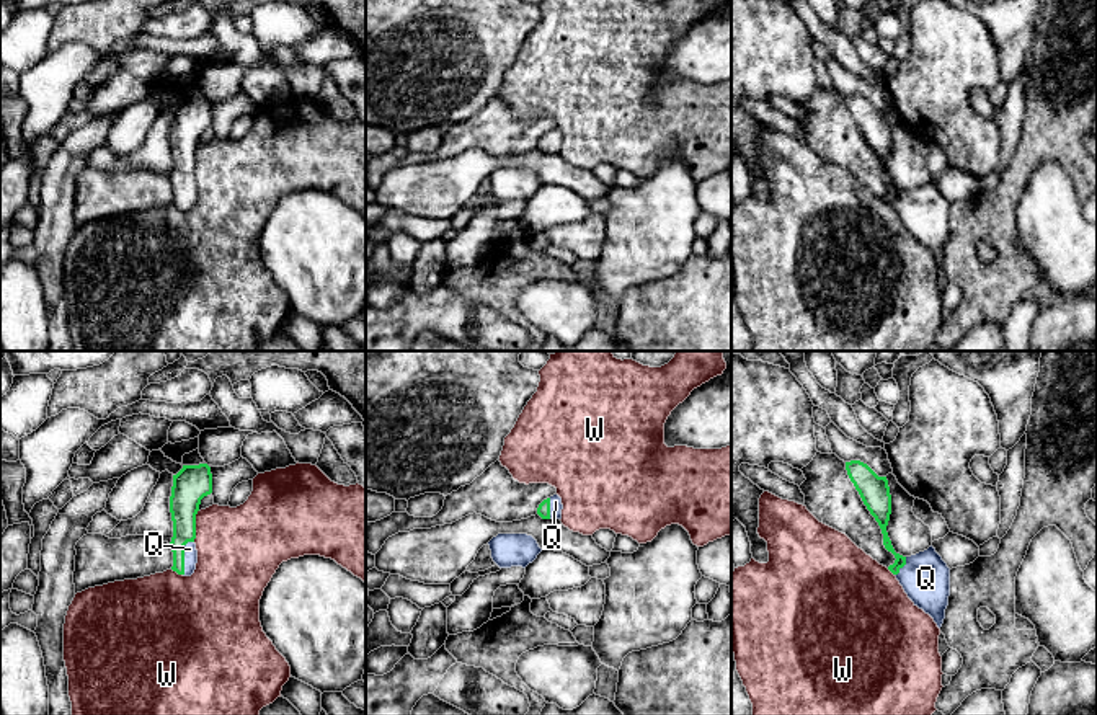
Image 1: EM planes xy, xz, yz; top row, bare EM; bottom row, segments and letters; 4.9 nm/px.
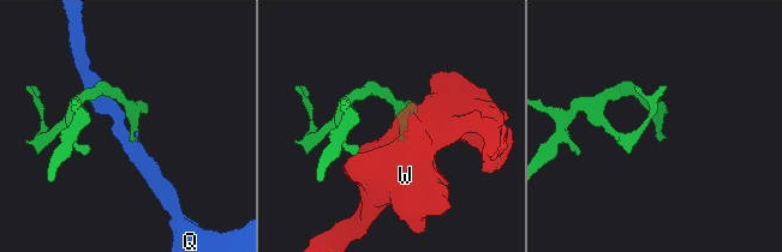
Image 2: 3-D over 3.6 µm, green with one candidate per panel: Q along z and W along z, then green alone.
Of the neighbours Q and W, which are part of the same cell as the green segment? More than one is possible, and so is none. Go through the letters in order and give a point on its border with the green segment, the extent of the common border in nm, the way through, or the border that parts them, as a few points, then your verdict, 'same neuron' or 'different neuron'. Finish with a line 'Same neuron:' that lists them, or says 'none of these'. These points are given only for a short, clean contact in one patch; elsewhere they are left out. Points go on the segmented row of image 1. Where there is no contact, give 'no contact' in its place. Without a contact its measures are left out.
Q: contact xy (183, 557); length 180 nm; way xy (183, 506), (183, 557), (190, 549); same neuron
W: contact xy (195, 526); length 160 nm; border xy (198, 510), (196, 537), (193, 541); different neuron
Same neuron: Q

